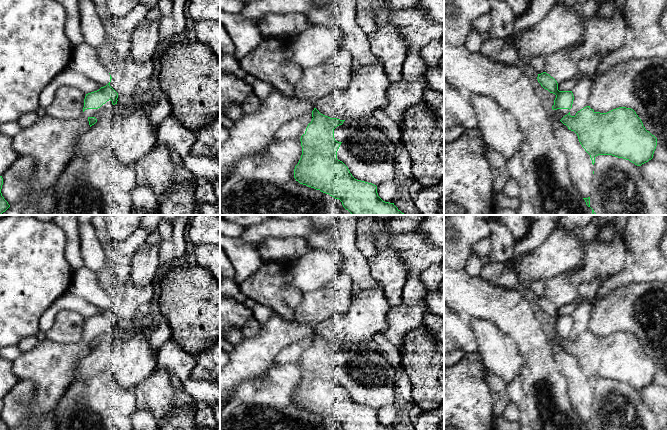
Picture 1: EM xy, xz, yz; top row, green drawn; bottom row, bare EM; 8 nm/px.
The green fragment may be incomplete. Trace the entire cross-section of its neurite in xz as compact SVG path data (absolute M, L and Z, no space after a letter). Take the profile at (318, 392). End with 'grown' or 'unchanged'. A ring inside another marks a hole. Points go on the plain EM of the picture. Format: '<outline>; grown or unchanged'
M316 332L312 341L300 363L302 379L294 393L296 405L339 423L343 430L395 430L378 420L376 409L355 403L337 383L342 366L335 364L334 353L345 344L325 340Z; unchanged

